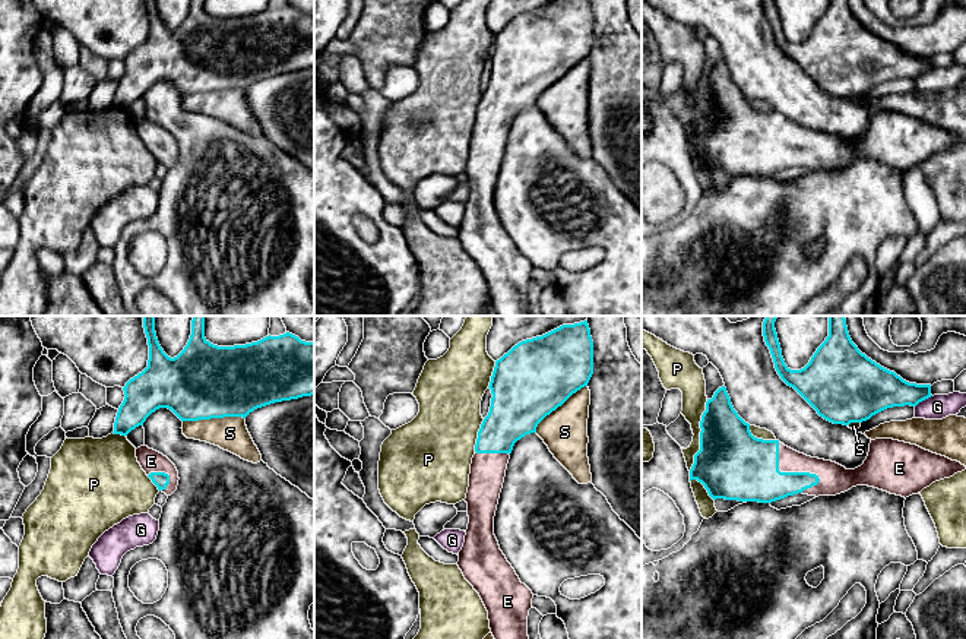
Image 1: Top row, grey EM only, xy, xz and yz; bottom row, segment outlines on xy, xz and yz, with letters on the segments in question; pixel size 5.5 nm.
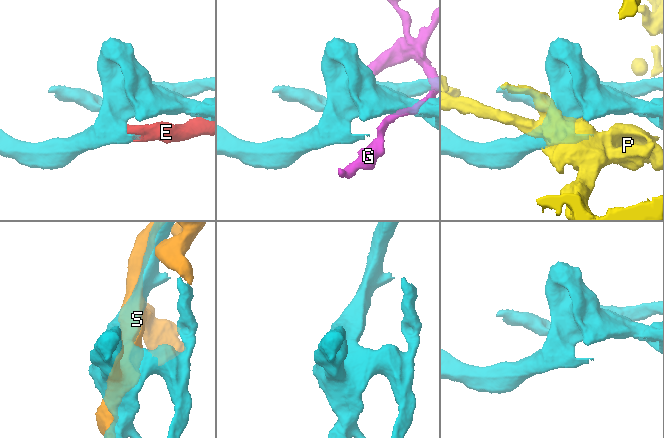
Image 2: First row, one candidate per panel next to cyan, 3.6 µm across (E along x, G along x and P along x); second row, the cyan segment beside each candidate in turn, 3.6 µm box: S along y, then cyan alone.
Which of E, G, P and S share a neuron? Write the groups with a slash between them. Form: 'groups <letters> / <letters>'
groups E / G / P / S

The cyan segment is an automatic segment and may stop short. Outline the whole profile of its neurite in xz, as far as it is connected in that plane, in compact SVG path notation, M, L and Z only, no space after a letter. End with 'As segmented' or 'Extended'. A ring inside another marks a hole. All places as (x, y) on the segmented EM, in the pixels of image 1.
M587 320L563 325L514 345L495 361L488 415L478 431L471 464L469 523L457 566L479 594L494 639L529 639L532 591L520 582L494 535L494 516L510 453L517 440L593 374L593 341Z. Extended

